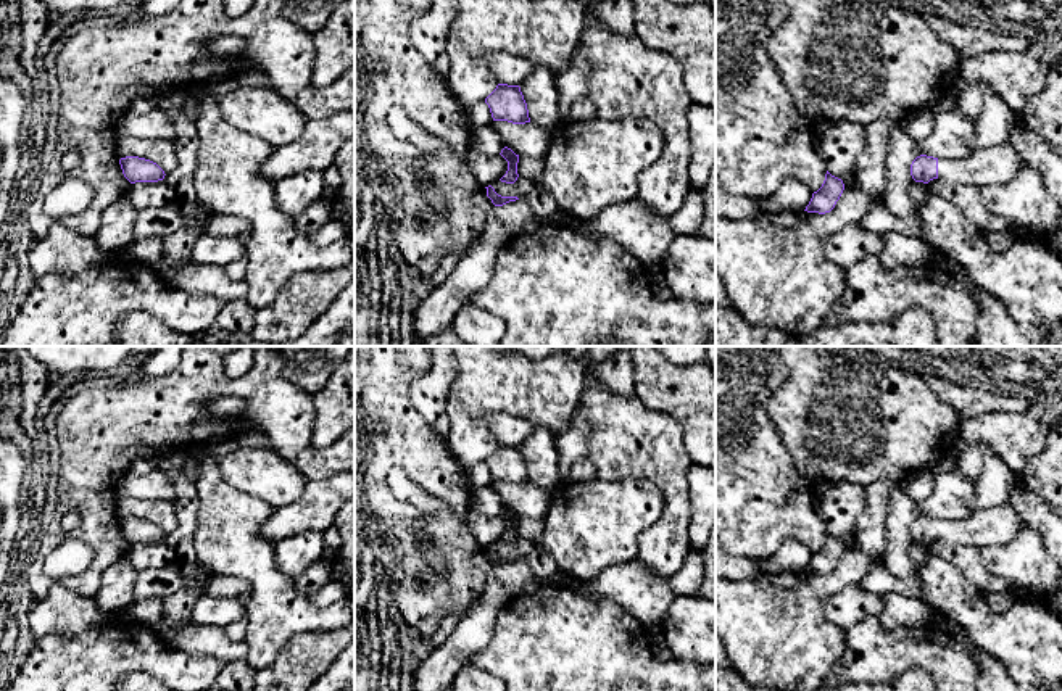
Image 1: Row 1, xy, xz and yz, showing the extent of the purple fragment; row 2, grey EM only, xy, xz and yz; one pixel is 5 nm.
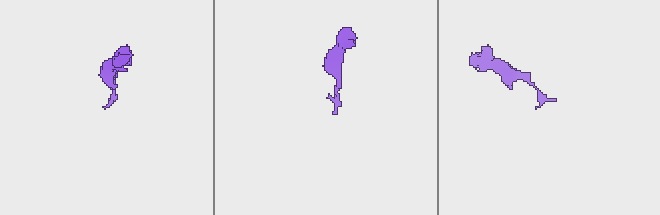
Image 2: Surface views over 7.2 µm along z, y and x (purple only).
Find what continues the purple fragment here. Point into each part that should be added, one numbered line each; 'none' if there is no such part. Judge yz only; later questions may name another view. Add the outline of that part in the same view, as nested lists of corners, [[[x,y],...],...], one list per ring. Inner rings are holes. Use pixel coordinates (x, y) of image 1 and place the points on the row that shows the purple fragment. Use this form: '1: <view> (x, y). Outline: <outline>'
1: yz (993, 165). Outline: [[[1006,140],[994,147],[977,148],[965,158],[938,158],[938,179],[980,188],[993,184],[1010,184],[1022,159],[1014,145]]]

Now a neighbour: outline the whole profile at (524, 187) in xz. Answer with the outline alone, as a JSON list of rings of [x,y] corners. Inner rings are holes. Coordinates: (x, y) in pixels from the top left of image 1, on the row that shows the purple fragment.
[[[519,176],[514,184],[496,180],[492,187],[501,197],[525,200],[541,222],[556,222],[564,216],[554,197],[543,188],[541,182],[525,180]]]

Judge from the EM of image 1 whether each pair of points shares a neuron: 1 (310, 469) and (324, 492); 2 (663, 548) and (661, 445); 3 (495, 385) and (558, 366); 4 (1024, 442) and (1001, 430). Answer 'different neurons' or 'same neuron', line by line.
1: different neurons
2: same neuron
3: same neuron
4: same neuron

